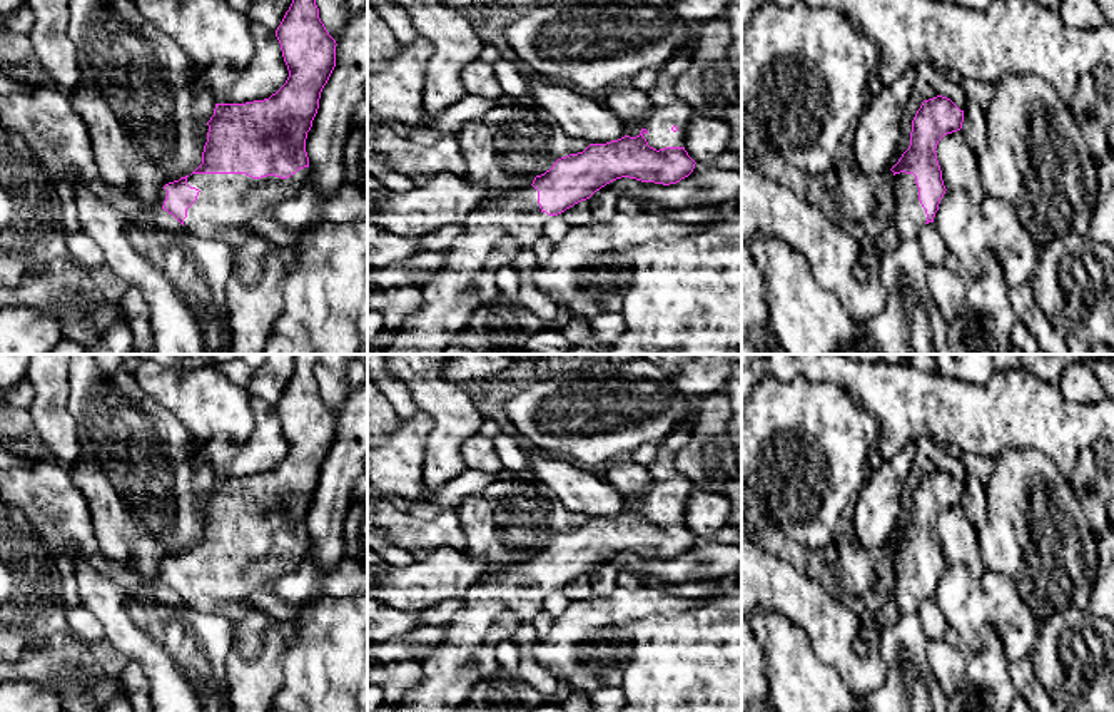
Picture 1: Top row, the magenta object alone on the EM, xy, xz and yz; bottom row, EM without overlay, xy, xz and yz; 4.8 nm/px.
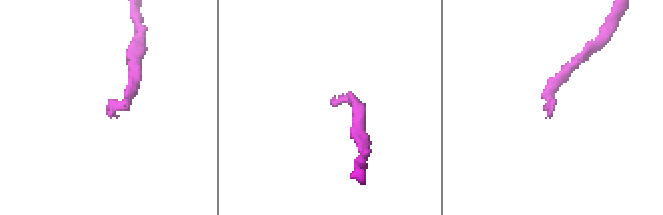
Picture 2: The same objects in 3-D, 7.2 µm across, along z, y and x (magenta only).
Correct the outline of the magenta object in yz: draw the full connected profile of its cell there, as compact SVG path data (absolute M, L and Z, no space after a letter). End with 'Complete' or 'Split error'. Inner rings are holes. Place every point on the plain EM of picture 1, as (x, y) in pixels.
M937 470L922 476L912 495L910 520L890 543L894 547L892 563L897 585L894 598L877 612L880 628L895 625L904 613L915 613L924 598L934 597L940 573L947 565L935 523L944 510L960 505L962 496L964 485L960 485L950 473Z. Split error

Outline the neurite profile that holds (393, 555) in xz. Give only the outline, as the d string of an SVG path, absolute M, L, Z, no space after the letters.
M367 528L367 548L377 552L381 555L381 562L391 567L409 565L418 558L416 552L399 548L386 538L376 537L372 528Z

